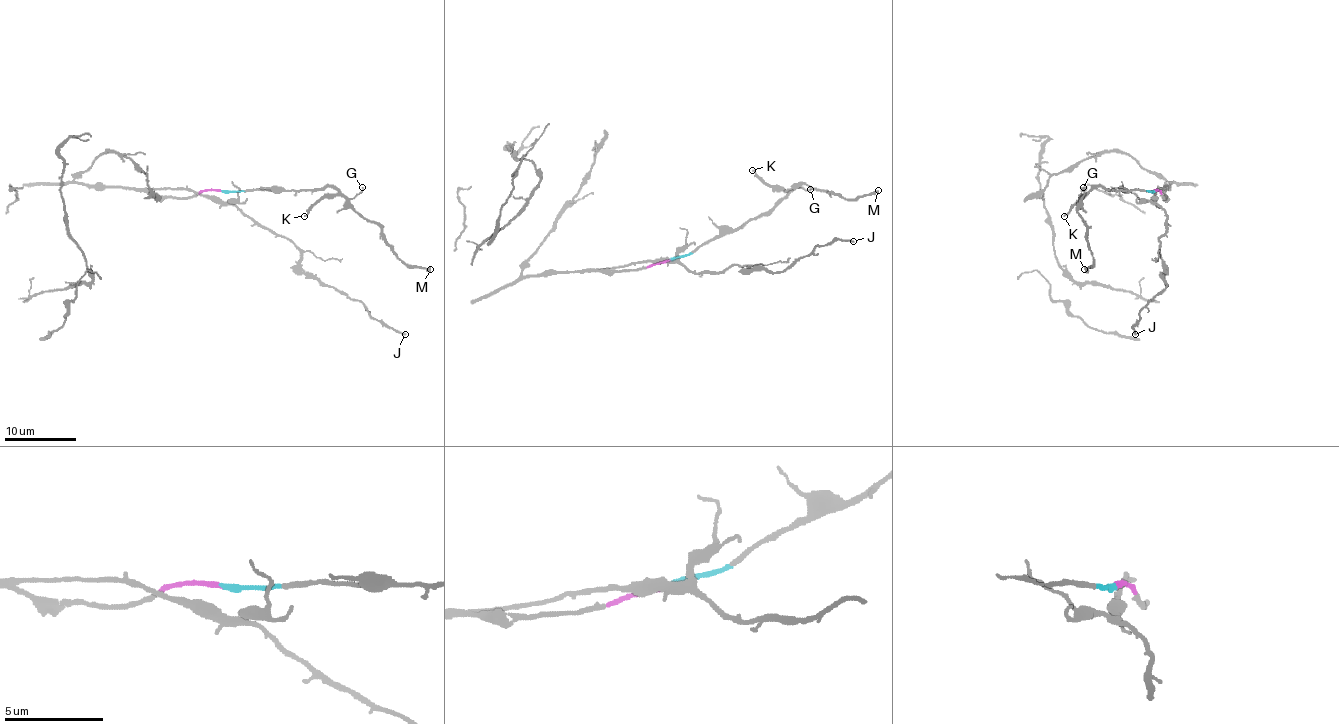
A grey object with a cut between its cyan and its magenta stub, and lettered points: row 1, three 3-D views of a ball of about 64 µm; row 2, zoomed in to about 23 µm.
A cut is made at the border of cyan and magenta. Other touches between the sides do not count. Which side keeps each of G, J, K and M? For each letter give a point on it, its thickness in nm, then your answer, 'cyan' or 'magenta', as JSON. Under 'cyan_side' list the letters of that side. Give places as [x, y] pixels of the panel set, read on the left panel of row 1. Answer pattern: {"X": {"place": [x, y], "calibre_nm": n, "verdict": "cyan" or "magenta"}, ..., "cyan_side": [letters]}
{"G": {"place": [362, 187], "calibre_nm": 120, "verdict": "cyan"}, "J": {"place": [405, 334], "calibre_nm": 200, "verdict": "magenta"}, "K": {"place": [304, 216], "calibre_nm": 150, "verdict": "cyan"}, "M": {"place": [430, 269], "calibre_nm": 380, "verdict": "cyan"}, "cyan_side": ["G", "K", "M"]}

